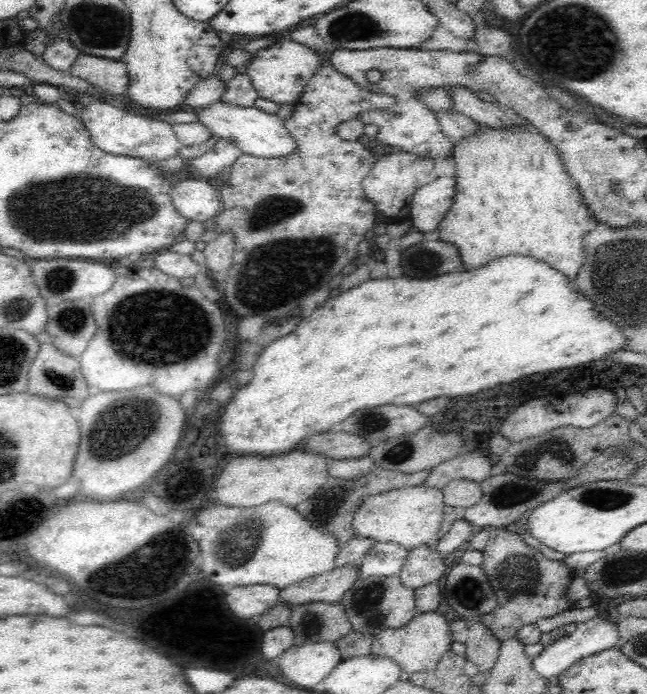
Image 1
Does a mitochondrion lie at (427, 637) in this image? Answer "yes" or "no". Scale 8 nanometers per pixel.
no

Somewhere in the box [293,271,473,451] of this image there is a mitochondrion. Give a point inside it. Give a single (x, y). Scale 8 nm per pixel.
(376, 424)

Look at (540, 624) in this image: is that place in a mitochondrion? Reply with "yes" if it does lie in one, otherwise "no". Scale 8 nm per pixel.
no

